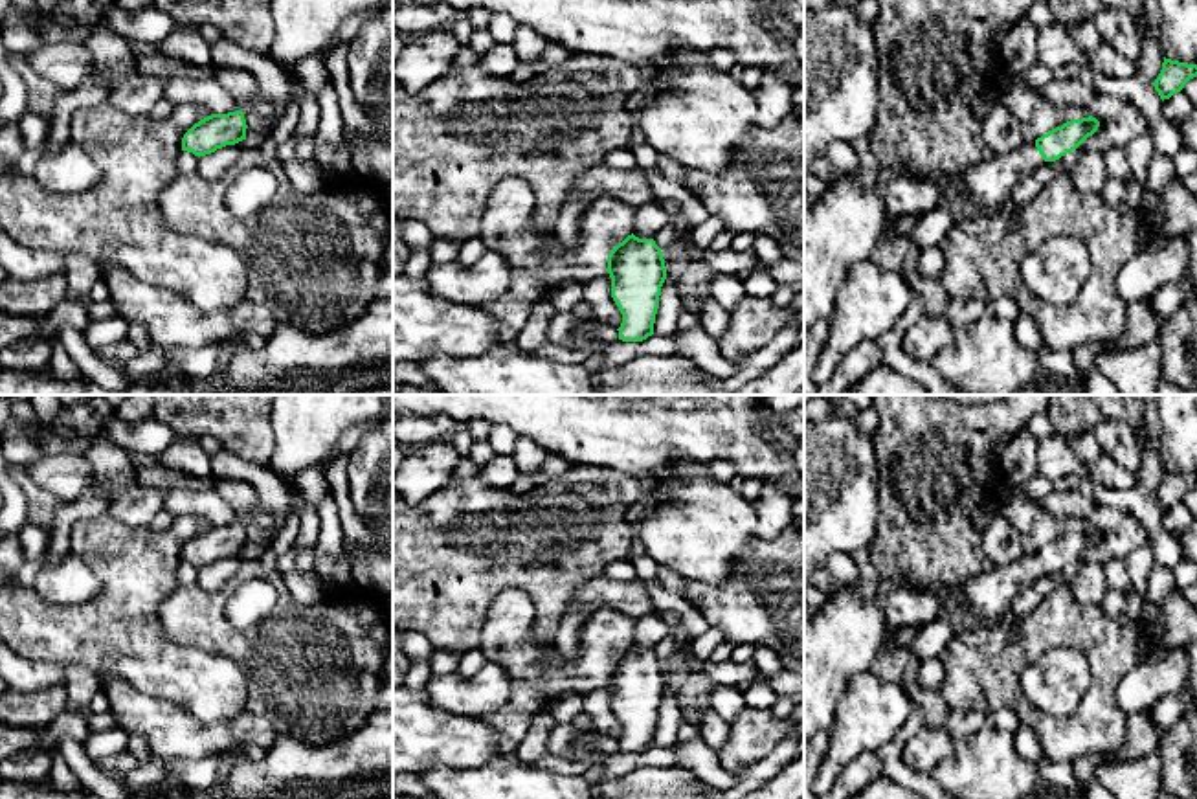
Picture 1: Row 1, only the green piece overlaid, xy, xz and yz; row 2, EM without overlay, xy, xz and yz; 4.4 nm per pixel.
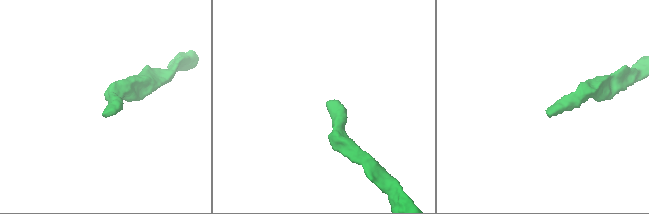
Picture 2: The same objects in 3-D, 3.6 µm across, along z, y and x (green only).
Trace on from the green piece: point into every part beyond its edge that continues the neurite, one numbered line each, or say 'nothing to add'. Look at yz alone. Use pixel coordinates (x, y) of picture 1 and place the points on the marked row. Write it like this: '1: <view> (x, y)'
1: yz (988, 184)

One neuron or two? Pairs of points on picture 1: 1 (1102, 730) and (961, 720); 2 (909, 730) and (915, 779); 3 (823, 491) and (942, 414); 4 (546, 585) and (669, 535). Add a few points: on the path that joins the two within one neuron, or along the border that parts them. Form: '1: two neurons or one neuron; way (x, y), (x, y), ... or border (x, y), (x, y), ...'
1: two neurons; border (950, 708), (986, 715)
2: one neuron; way (898, 742), (896, 763), (902, 768)
3: two neurons; border (872, 439), (876, 495), (880, 498)
4: two neurons; border (636, 526), (637, 535)

